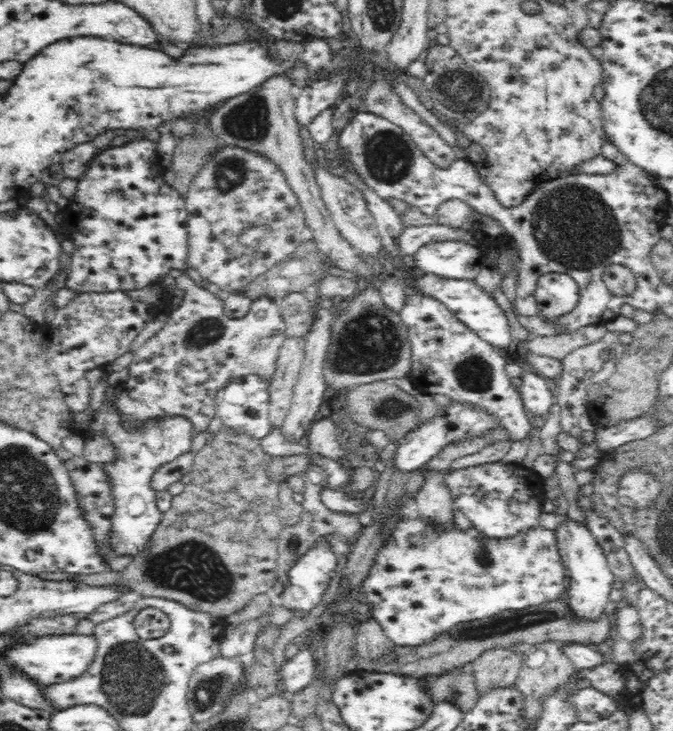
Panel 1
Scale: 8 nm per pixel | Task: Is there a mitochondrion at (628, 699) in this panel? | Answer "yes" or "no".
no

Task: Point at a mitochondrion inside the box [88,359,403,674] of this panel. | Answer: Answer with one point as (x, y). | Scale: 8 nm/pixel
(180, 568)

